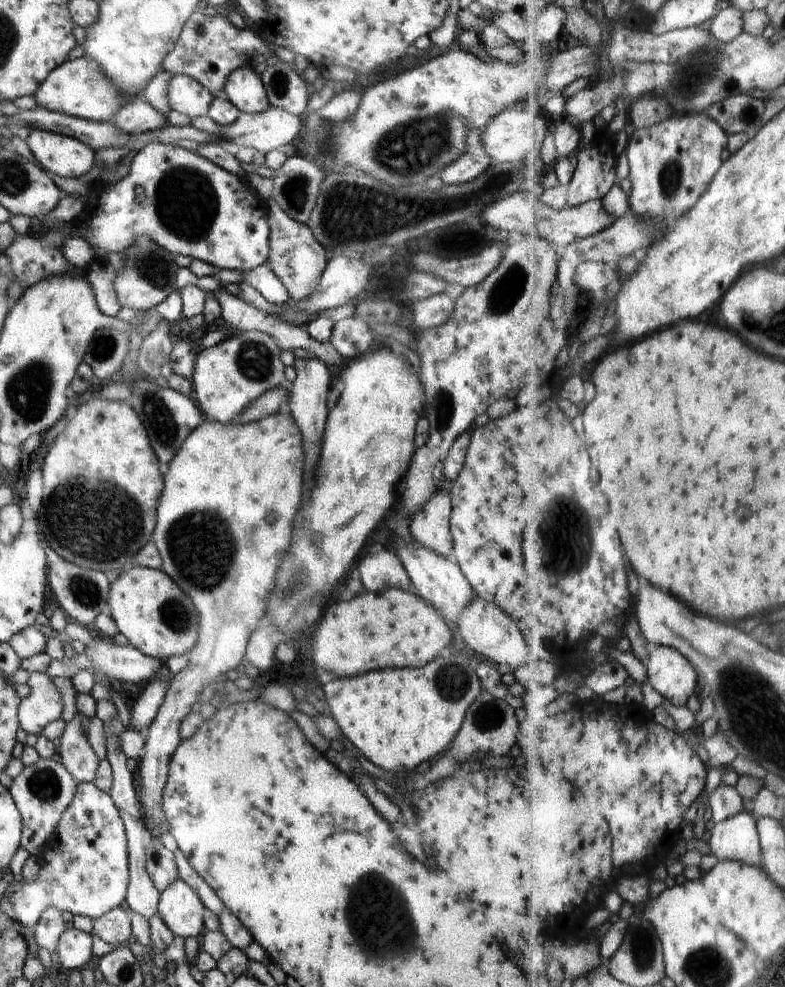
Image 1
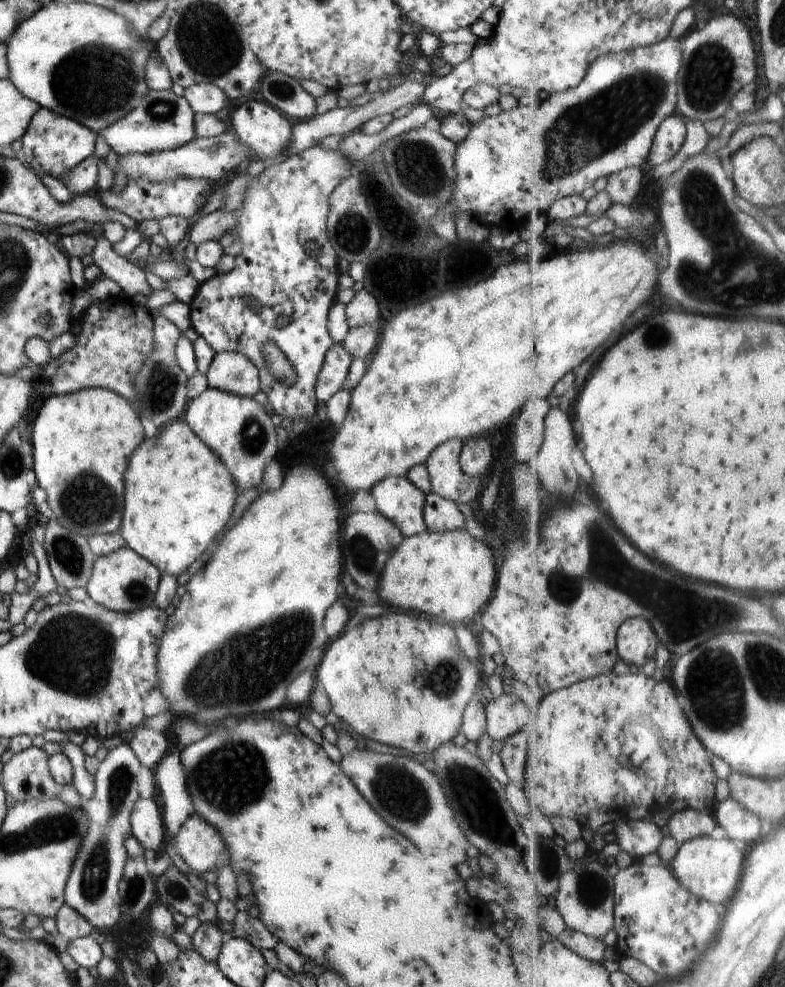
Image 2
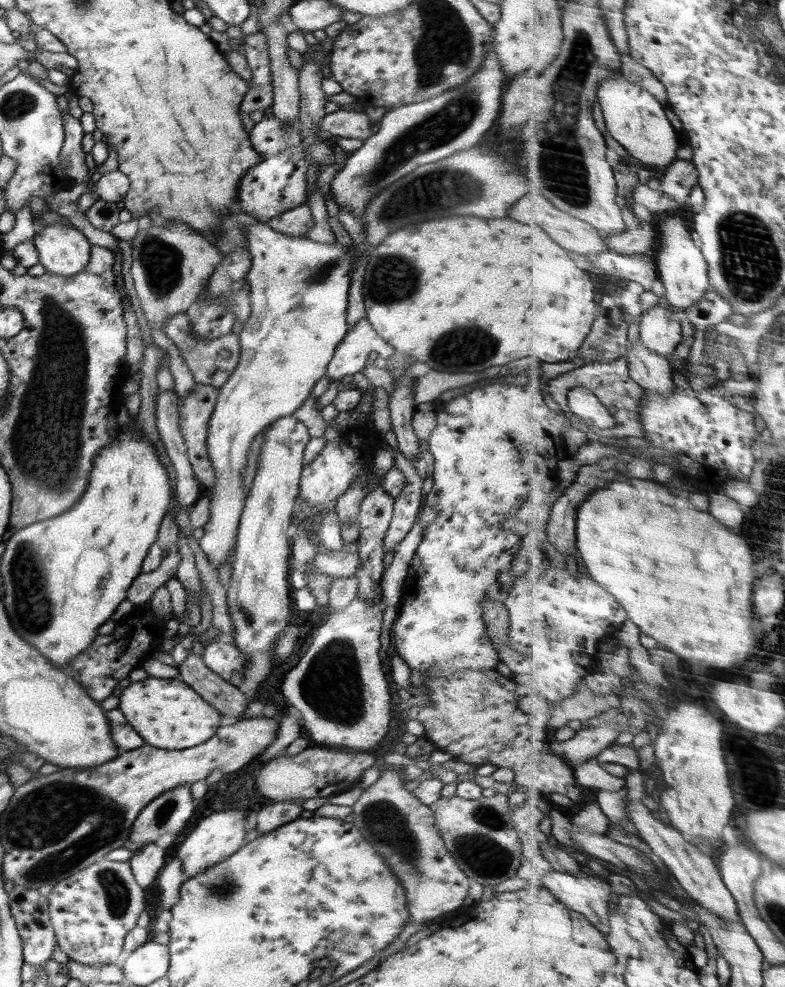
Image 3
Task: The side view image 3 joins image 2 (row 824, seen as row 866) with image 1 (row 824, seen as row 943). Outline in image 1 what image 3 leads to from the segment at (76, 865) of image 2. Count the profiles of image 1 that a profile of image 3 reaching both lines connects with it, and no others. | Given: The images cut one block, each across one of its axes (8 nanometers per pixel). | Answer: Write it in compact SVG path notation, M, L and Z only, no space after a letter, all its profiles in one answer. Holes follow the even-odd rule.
M78 782L72 803L62 813L53 838L46 844L37 863L40 870L32 882L14 880L3 894L22 926L34 931L47 907L60 913L70 912L72 915L90 917L92 920L120 907L125 901L129 884L127 836L118 809L109 794L102 793L93 783Z

